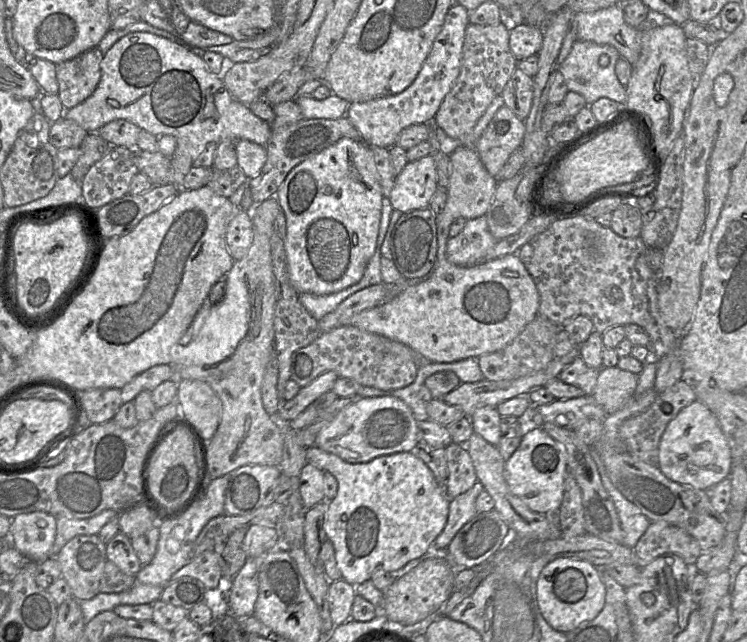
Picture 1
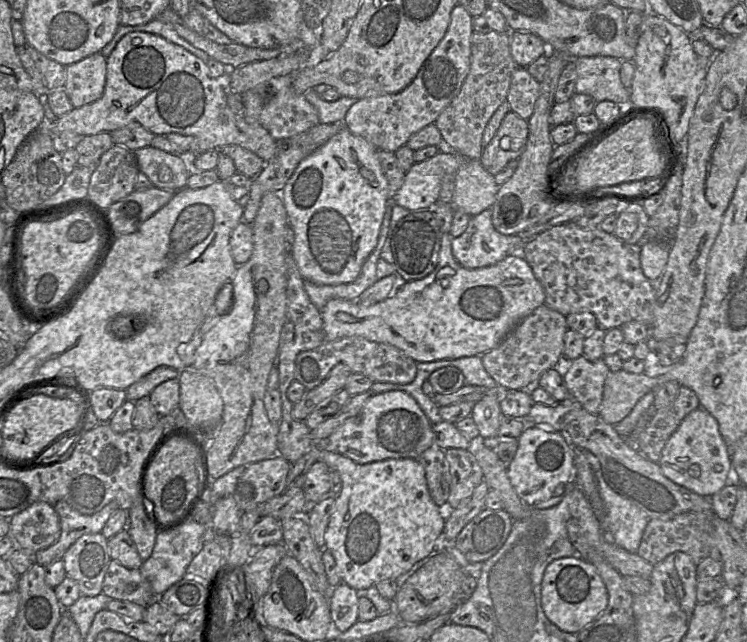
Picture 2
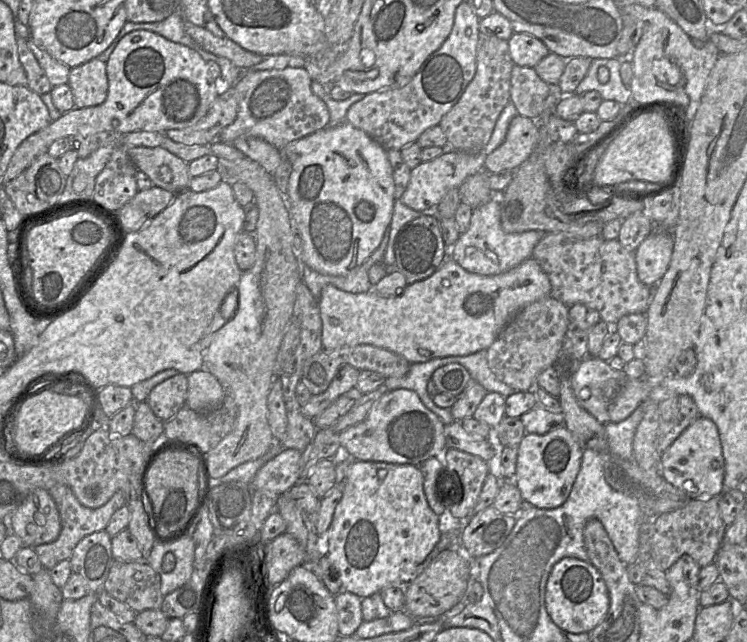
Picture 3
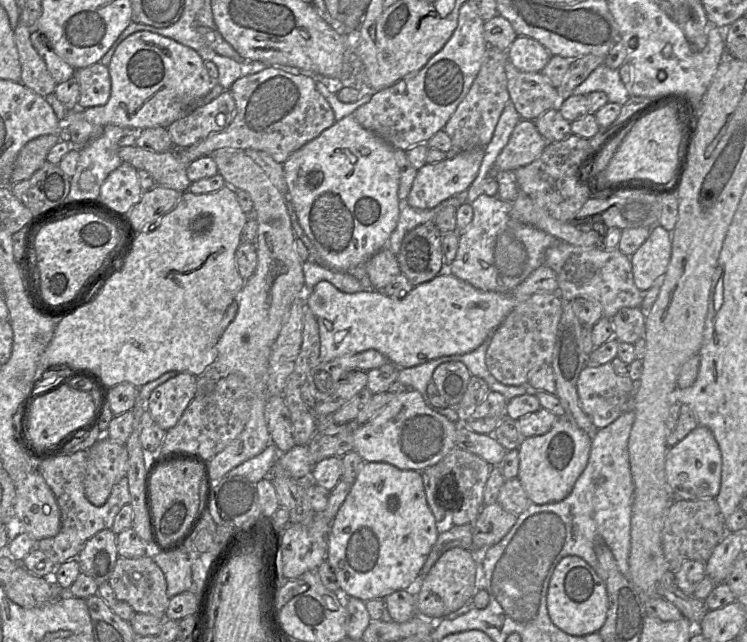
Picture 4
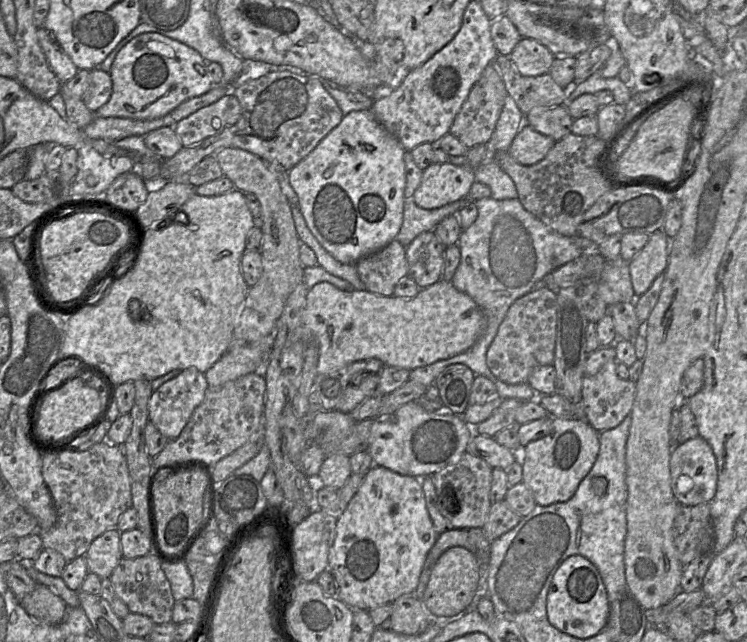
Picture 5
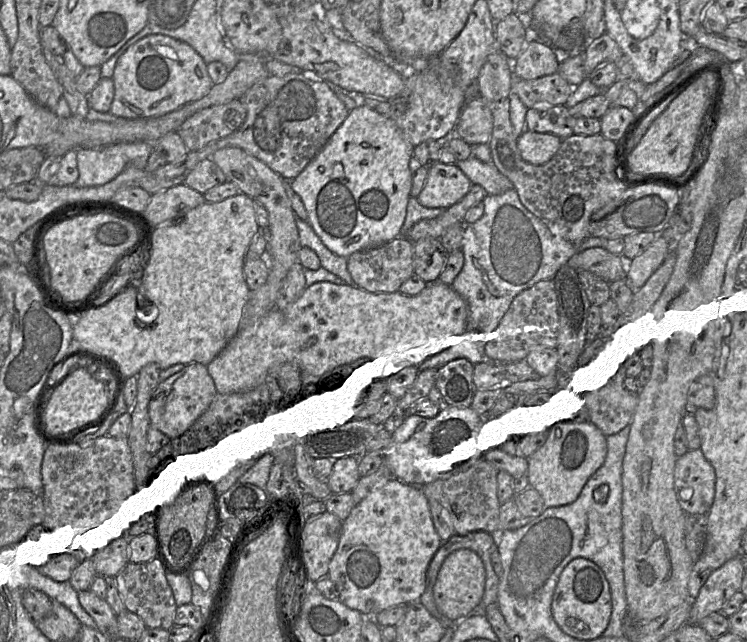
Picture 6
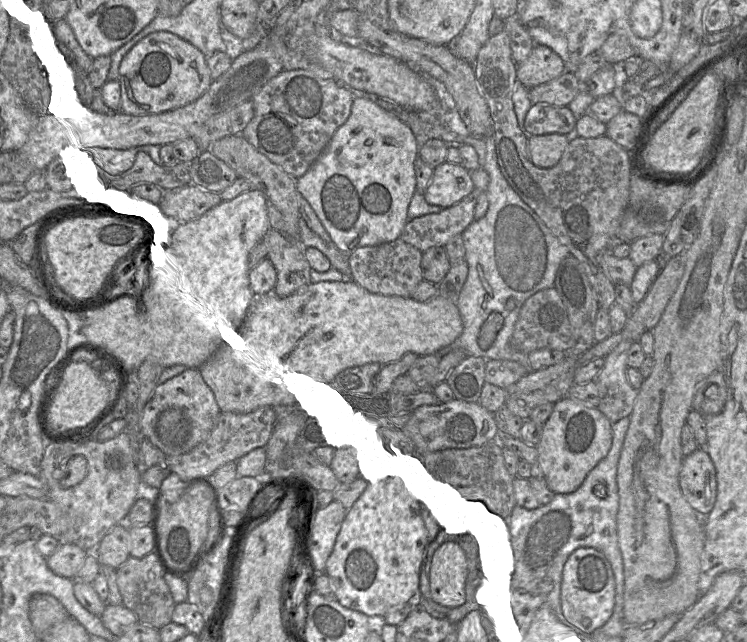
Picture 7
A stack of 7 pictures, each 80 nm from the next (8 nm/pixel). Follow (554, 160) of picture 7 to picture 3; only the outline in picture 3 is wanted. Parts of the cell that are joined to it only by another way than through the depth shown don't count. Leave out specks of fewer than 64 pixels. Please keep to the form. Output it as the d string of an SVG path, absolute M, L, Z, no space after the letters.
M516 115L510 122L505 140L486 155L484 169L489 174L516 170L533 153L539 141L535 120Z

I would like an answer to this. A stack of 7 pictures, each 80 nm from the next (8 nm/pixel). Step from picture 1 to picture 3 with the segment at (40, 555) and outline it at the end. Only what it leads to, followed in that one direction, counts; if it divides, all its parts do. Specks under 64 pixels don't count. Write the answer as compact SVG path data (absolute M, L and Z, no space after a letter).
M42 488L33 490L8 517L11 533L21 538L24 547L35 548L41 544L54 542L61 532L58 508L50 493Z

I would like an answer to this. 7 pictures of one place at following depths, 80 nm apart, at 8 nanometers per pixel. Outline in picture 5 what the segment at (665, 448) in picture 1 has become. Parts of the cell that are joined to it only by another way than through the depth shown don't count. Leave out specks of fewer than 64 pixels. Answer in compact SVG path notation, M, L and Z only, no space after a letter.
M701 436L673 446L669 469L672 492L680 505L695 506L712 501L717 486L716 458L711 446Z

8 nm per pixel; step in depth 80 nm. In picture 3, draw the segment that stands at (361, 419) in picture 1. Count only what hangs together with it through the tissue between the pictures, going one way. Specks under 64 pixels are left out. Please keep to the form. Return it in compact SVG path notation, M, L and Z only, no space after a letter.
M396 389L385 393L371 407L367 417L355 426L349 427L340 433L342 454L351 459L374 461L392 464L411 464L419 466L432 457L441 457L447 448L445 438L445 424L429 410L415 391Z

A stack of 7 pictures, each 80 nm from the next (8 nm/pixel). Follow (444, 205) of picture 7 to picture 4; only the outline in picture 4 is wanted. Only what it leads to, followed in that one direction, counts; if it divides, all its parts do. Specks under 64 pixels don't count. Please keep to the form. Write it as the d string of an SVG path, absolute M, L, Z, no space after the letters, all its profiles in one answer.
M453 148L445 154L446 158L444 160L437 163L426 163L417 170L406 198L411 207L432 209L455 195L464 195L476 179L484 157L484 148L475 148L467 151L459 151Z

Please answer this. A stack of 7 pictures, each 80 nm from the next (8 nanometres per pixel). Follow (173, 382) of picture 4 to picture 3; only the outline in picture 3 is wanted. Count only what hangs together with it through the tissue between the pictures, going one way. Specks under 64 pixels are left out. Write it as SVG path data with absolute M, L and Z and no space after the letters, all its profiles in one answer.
M178 373L155 386L147 398L147 403L159 419L167 422L186 404L187 392L187 375Z

